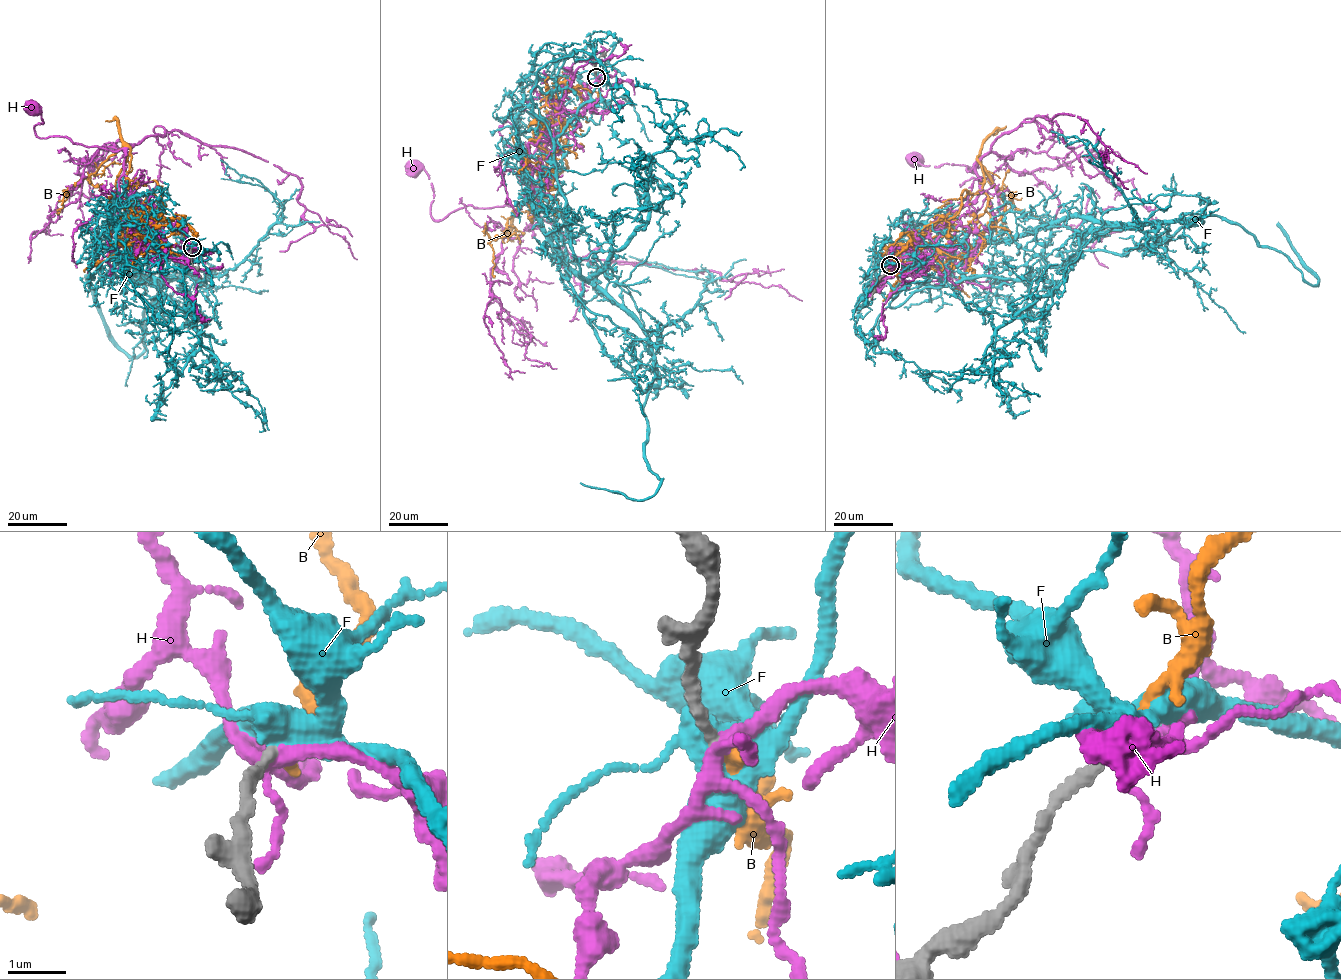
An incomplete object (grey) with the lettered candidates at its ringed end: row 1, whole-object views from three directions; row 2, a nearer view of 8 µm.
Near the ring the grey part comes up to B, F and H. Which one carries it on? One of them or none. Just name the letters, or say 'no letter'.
B

